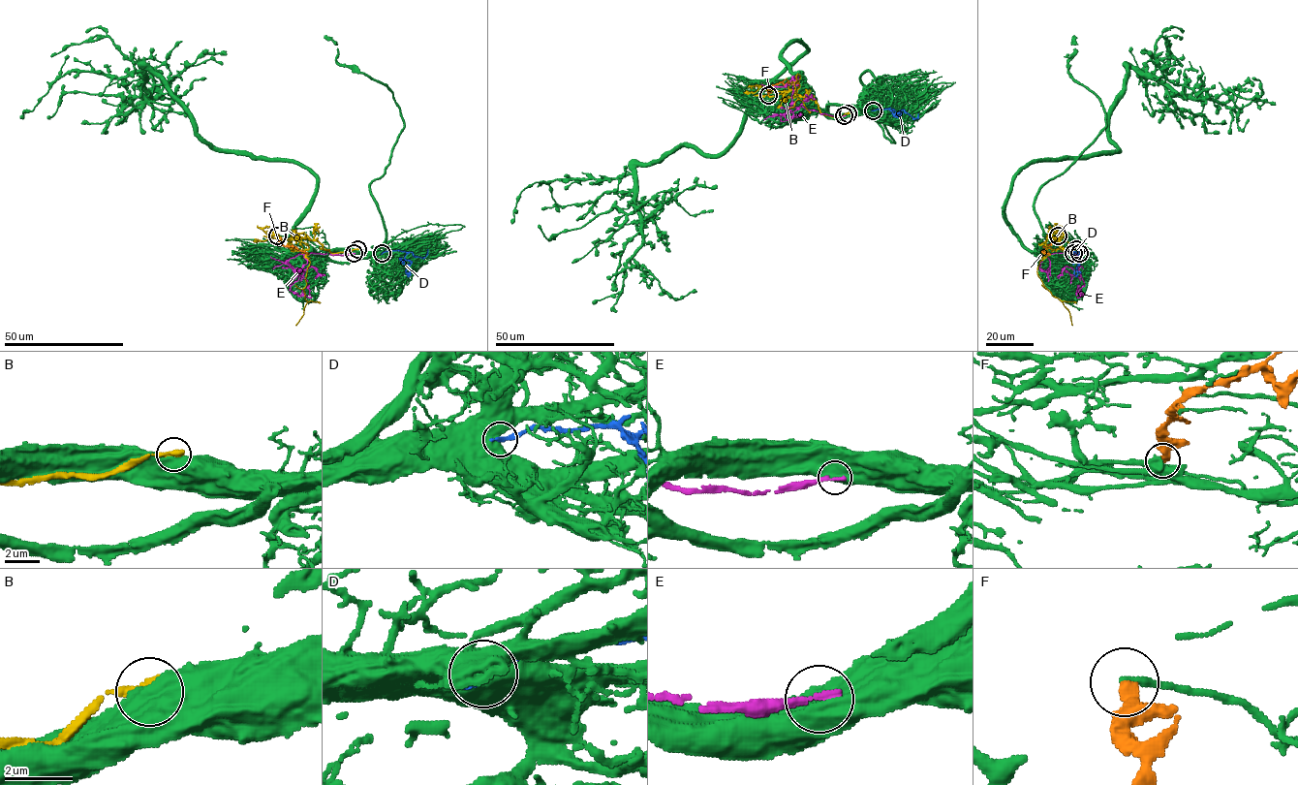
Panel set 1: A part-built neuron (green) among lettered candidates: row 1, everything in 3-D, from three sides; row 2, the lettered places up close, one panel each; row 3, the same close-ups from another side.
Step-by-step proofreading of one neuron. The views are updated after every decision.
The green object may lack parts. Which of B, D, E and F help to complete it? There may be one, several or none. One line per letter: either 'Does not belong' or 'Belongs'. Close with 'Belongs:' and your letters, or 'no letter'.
B: Does not belong
D: Does not belong
E: Does not belong
F: Does not belong
Belongs: no letter

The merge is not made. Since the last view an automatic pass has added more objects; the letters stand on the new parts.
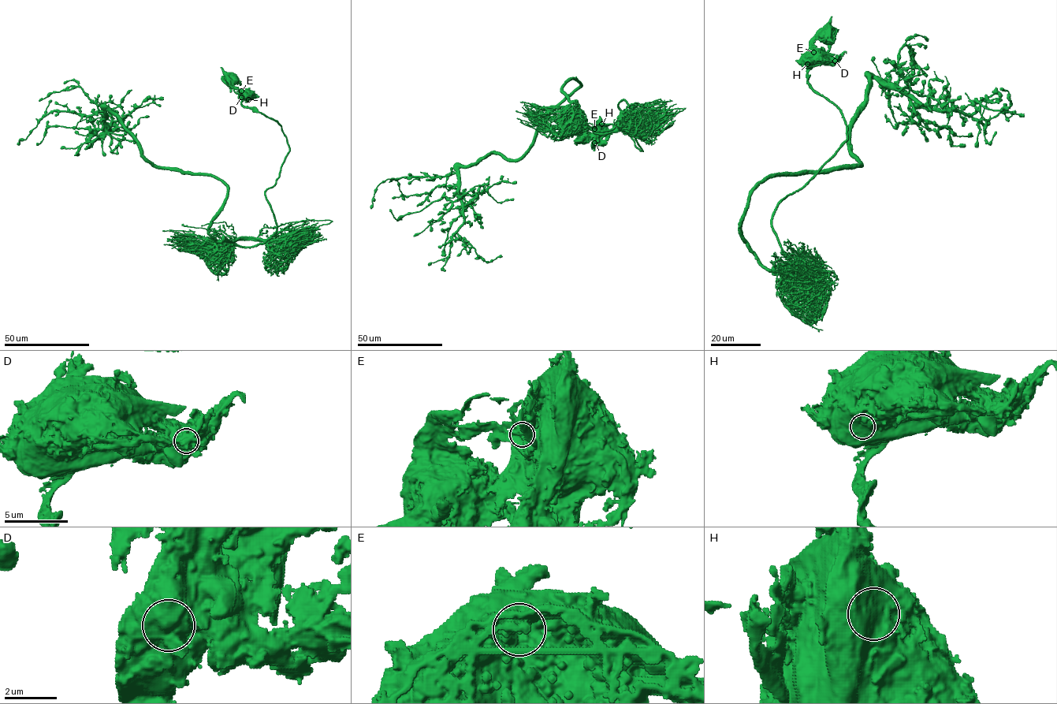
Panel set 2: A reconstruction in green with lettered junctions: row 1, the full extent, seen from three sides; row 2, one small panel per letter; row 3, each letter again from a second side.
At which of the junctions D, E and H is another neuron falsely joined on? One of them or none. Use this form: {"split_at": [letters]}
{"split_at": ["E"]}

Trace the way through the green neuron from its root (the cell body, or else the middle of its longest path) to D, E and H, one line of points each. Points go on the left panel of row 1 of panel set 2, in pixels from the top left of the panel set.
D: (229, 79), (241, 91), (241, 97)
E: (229, 79), (241, 91)
H: (229, 79), (248, 99)

